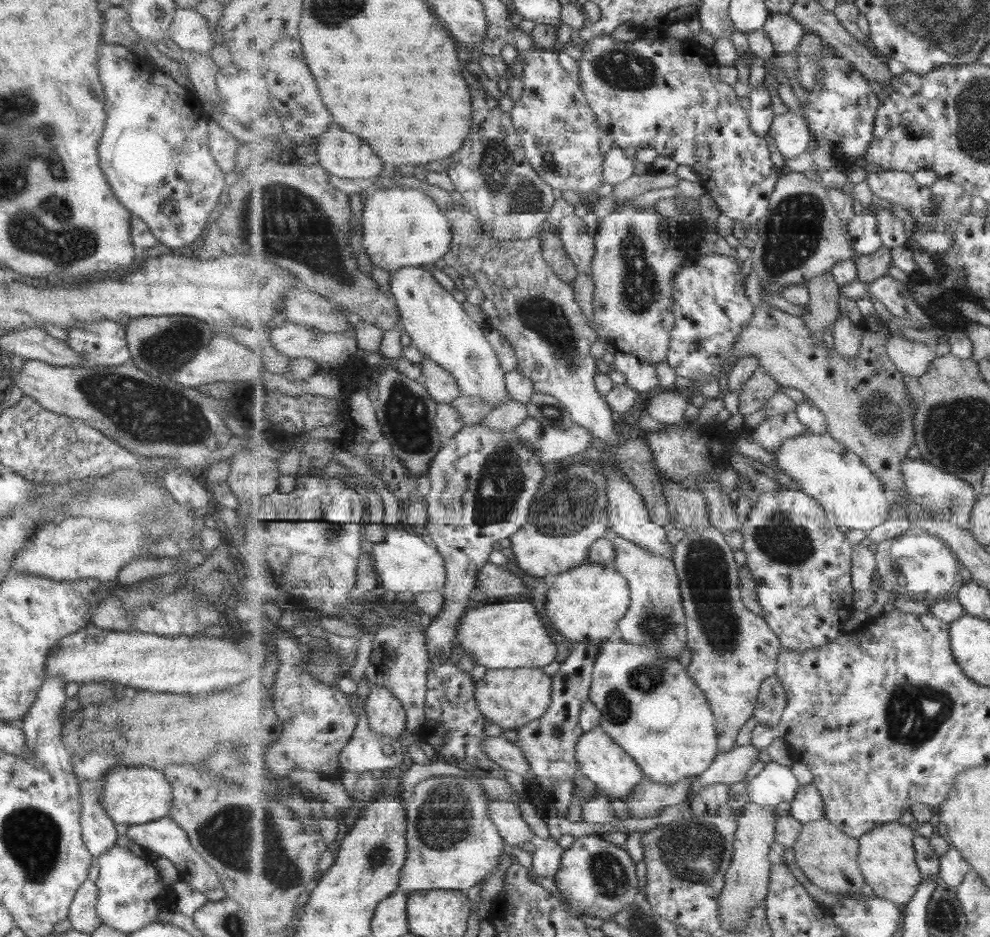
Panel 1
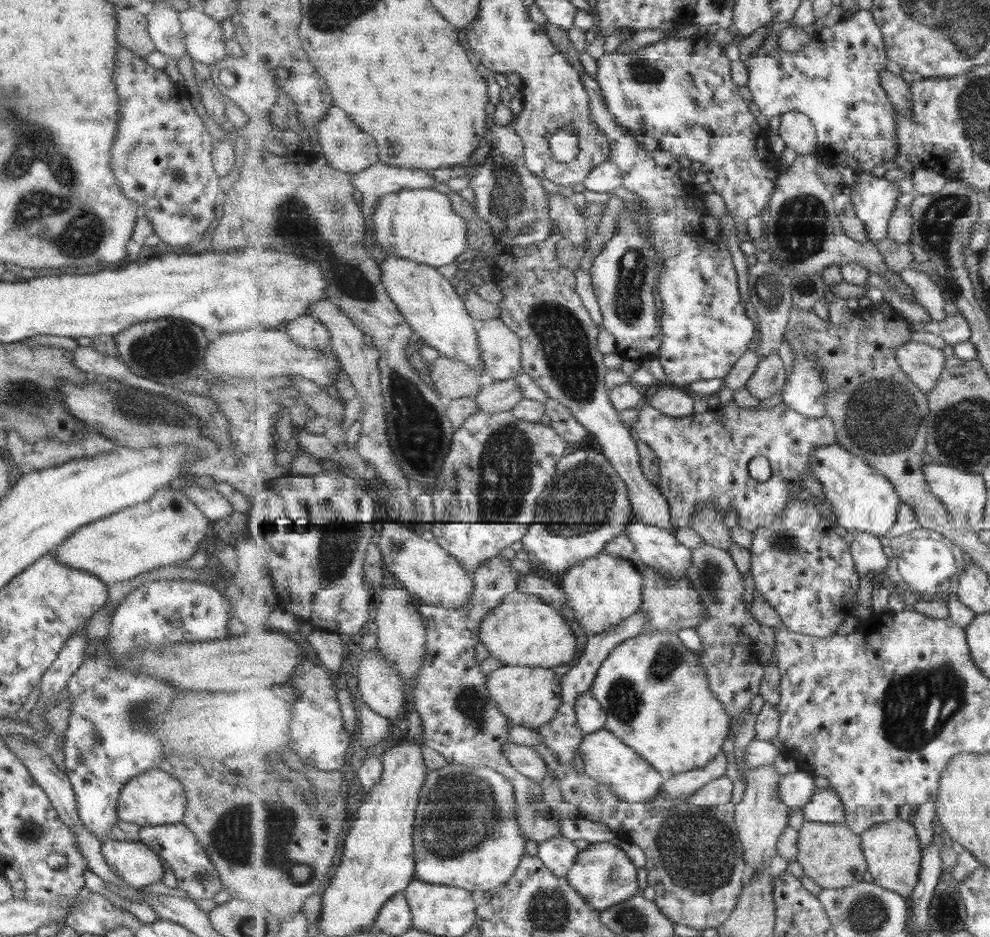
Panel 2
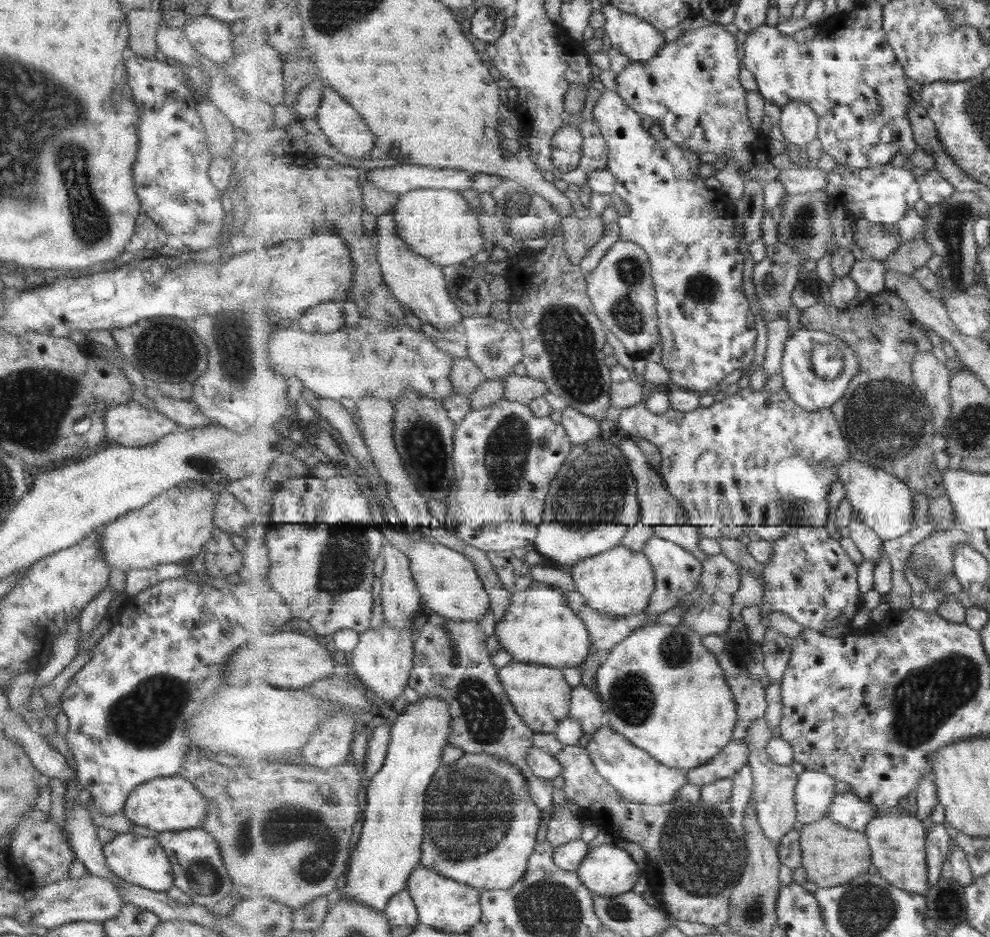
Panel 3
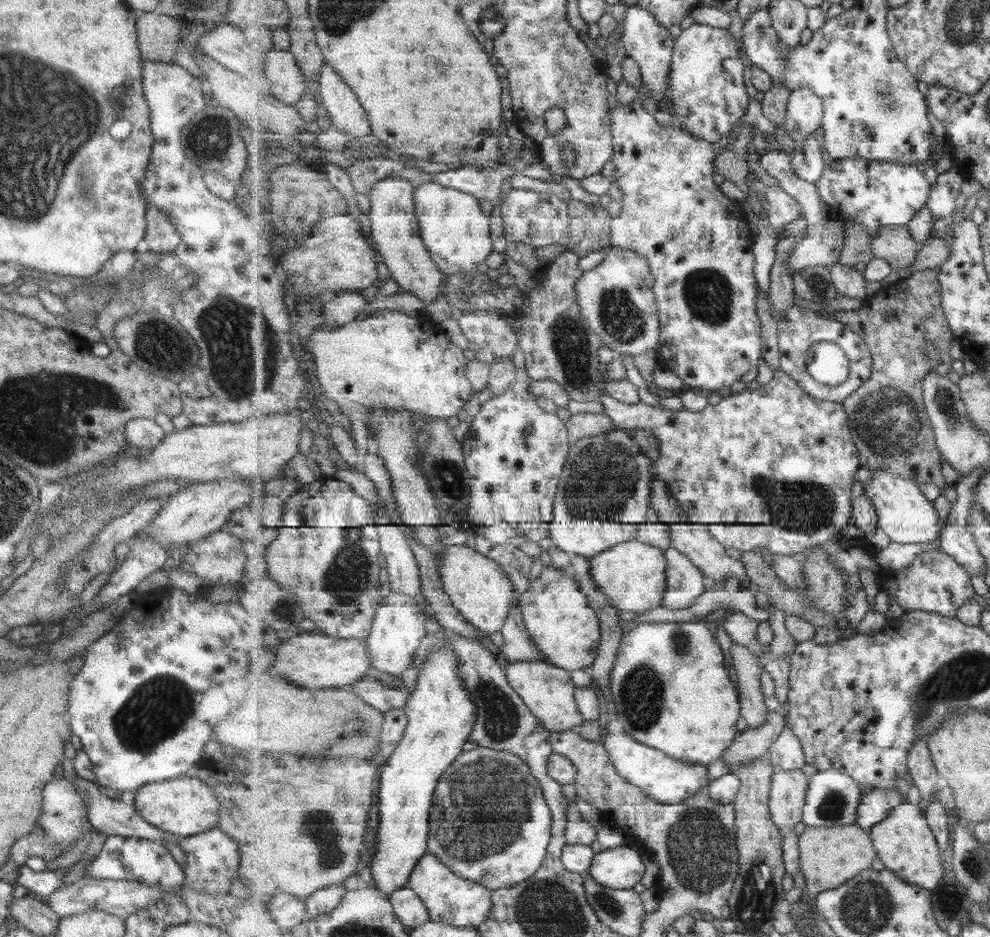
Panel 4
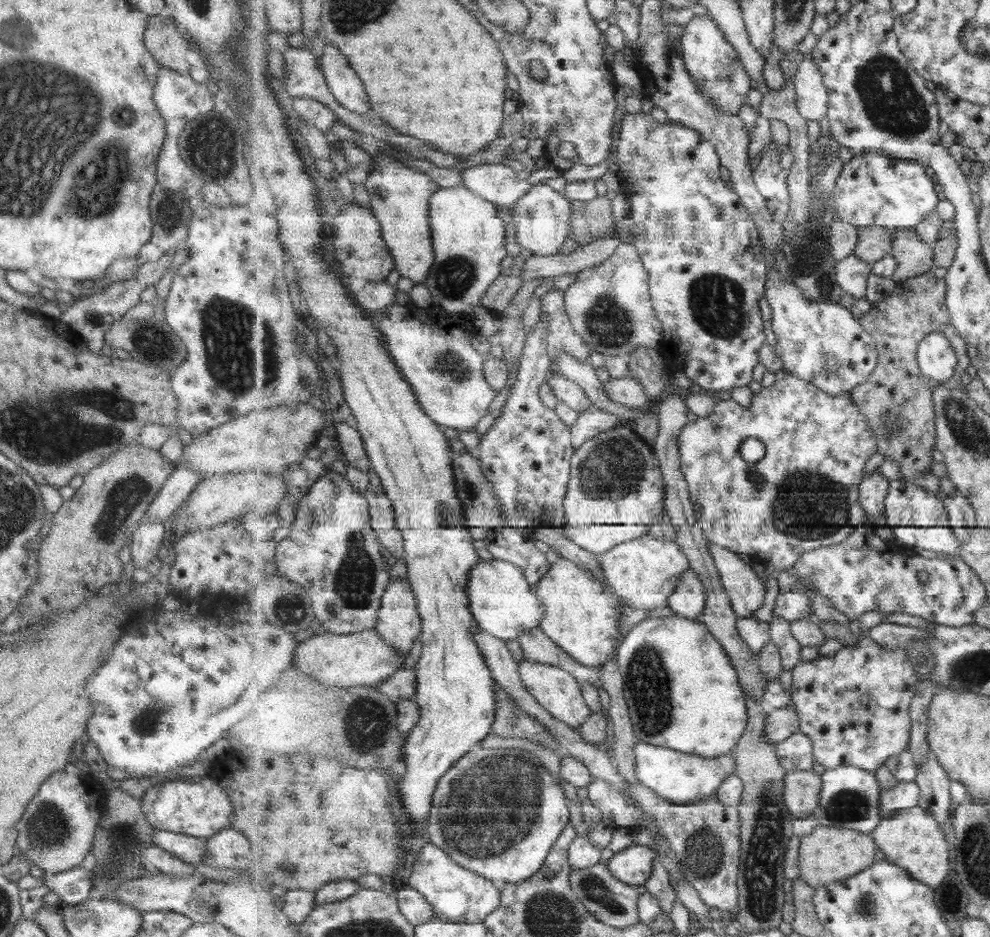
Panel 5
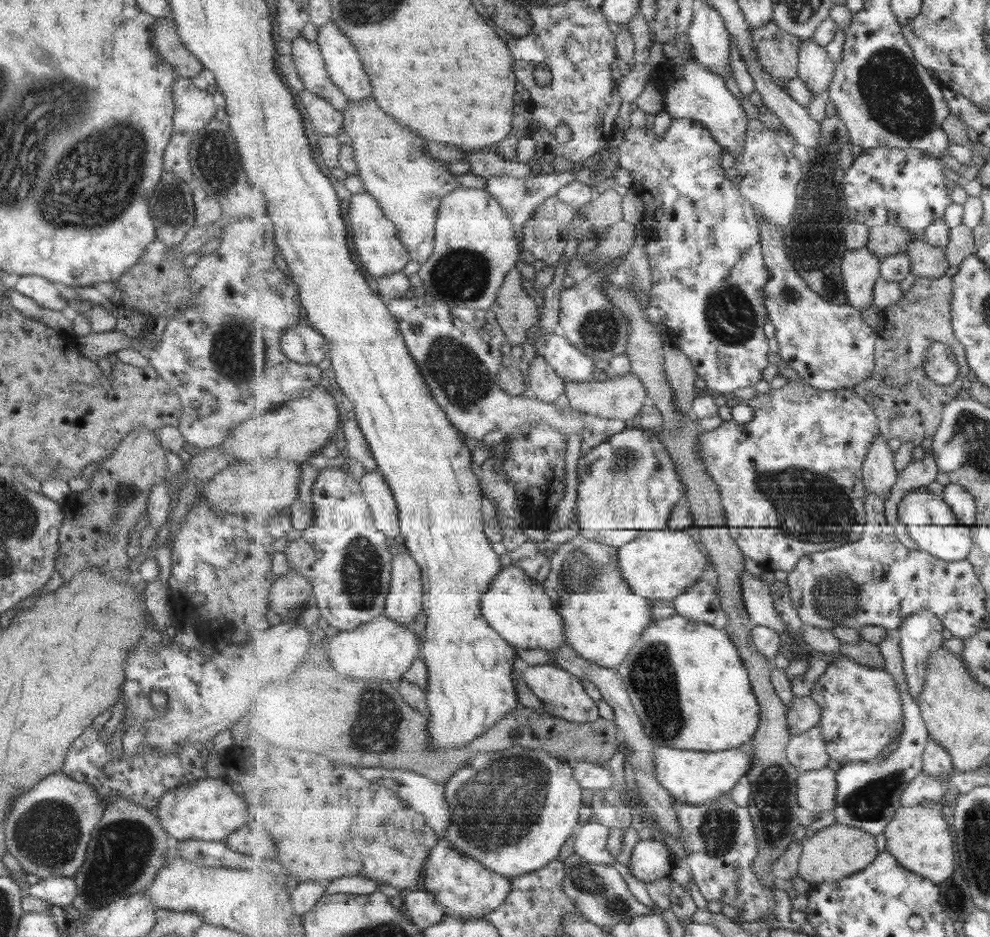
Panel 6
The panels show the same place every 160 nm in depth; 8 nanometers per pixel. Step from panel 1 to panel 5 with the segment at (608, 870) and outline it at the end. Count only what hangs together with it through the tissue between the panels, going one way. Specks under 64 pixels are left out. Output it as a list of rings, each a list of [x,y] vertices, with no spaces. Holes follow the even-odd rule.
[[[636,843],[620,851],[607,863],[611,872],[631,886],[645,884],[653,872],[653,860],[657,852]]]

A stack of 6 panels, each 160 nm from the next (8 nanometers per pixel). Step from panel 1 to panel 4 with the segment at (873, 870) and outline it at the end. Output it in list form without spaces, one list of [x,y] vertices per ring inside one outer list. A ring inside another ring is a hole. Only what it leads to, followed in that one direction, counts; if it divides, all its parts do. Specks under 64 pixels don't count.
[[[906,802],[899,803],[890,810],[885,820],[874,824],[869,831],[875,850],[878,850],[878,858],[885,868],[893,870],[899,878],[927,890],[933,890],[941,882],[945,874],[945,868],[941,862],[943,849],[940,848],[929,826],[926,811],[921,810],[919,806]]]

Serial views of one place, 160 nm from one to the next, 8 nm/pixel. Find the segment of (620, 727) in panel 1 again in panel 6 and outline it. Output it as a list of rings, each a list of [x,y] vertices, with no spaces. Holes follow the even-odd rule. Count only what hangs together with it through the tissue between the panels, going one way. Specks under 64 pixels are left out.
[[[676,615],[670,618],[655,619],[651,626],[647,626],[644,630],[641,642],[637,642],[637,646],[631,650],[631,654],[617,668],[624,678],[632,705],[643,723],[645,734],[653,740],[657,746],[670,746],[681,750],[696,750],[699,752],[719,752],[729,749],[739,748],[741,745],[749,742],[754,734],[761,726],[761,706],[759,706],[758,698],[755,696],[751,679],[746,666],[744,665],[741,655],[739,655],[739,647],[735,645],[735,640],[731,639],[730,634],[724,629],[713,628],[712,625],[696,622],[689,618]]]

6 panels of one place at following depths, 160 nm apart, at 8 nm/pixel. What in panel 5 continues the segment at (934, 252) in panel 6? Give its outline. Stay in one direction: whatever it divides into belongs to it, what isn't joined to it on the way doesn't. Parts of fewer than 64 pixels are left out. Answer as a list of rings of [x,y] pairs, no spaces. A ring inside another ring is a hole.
[[[896,228],[893,230],[892,251],[898,262],[898,269],[892,274],[897,283],[913,277],[921,276],[932,271],[933,247],[918,238],[918,234],[909,228]]]

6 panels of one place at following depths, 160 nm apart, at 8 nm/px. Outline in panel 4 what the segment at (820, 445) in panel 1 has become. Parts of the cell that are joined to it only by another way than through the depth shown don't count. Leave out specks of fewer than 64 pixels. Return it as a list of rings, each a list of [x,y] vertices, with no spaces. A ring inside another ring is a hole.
[[[876,470],[873,473],[870,481],[863,482],[864,492],[877,509],[878,526],[891,541],[921,544],[941,539],[940,532],[943,531],[943,526],[939,524],[939,514],[918,483],[886,470]]]

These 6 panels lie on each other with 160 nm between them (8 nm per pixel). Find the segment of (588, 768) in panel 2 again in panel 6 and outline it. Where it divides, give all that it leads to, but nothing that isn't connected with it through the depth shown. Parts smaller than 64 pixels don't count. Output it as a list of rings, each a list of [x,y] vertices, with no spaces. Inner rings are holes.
[[[752,741],[739,748],[719,752],[699,752],[681,750],[670,746],[654,746],[656,779],[664,785],[670,795],[692,805],[704,805],[730,793],[739,779],[746,776],[753,764],[754,750]]]

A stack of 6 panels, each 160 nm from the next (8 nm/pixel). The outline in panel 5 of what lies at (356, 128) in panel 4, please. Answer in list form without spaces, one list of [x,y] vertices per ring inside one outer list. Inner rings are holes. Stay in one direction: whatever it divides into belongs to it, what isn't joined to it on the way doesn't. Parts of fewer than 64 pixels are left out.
[[[332,44],[325,46],[321,56],[324,75],[330,89],[347,111],[366,114],[371,110],[363,82],[350,65],[348,58]]]

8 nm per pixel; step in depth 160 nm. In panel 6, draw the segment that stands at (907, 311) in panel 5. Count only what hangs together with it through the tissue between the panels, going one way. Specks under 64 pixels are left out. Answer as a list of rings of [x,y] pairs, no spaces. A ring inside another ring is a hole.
[[[953,276],[918,277],[896,305],[881,311],[877,330],[880,341],[877,344],[873,376],[854,390],[874,408],[885,438],[898,438],[900,442],[919,446],[925,438],[938,433],[945,405],[956,399],[963,389],[963,380],[967,379],[972,368],[967,360],[966,348],[954,331],[953,297]],[[935,341],[949,343],[950,347],[956,349],[959,378],[949,387],[933,382],[925,370],[926,352]]]

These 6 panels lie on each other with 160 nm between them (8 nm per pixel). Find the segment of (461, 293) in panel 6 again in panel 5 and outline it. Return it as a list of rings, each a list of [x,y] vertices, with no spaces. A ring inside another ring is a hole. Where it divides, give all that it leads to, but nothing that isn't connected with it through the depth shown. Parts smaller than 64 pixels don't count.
[[[465,185],[439,187],[434,195],[431,195],[430,223],[436,259],[425,285],[430,291],[432,306],[440,306],[455,315],[467,314],[474,308],[483,306],[481,298],[489,290],[489,286],[501,276],[501,262],[507,256],[505,224],[499,218],[495,205],[496,203],[475,194]]]

